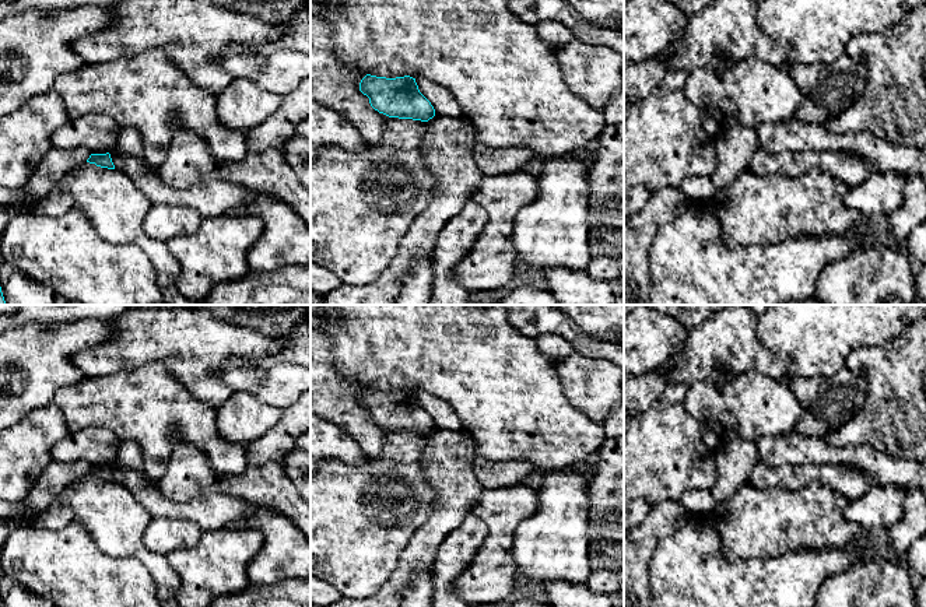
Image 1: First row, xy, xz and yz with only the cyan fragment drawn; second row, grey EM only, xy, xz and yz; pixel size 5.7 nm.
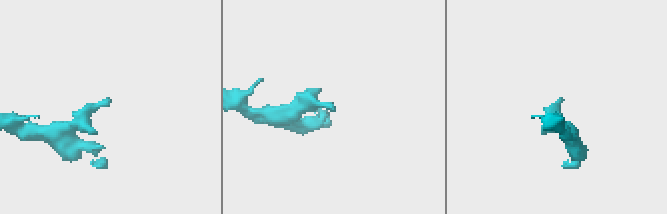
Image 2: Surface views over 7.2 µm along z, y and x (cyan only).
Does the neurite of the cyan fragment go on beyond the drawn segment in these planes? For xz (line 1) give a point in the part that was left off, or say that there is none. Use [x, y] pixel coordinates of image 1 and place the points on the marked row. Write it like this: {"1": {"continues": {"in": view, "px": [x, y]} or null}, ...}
{"1": {"continues": null}}

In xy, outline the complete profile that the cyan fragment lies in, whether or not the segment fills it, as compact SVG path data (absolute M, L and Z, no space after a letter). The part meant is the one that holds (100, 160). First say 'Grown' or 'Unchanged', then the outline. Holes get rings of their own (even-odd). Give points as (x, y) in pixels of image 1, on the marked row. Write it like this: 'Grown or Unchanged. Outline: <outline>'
Unchanged. Outline: M91 154L90 158L87 159L90 164L95 164L97 166L101 168L108 168L108 169L115 169L115 165L112 162L111 154Z

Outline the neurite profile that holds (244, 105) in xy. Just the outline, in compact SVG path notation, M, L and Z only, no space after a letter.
M234 78L217 97L217 119L228 129L246 133L270 117L283 99L283 95L266 91L250 80Z

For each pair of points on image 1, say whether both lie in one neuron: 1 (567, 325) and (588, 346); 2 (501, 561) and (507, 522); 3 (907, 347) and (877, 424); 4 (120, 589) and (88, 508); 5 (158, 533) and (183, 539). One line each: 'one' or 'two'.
1: one
2: one
3: one
4: two
5: one

